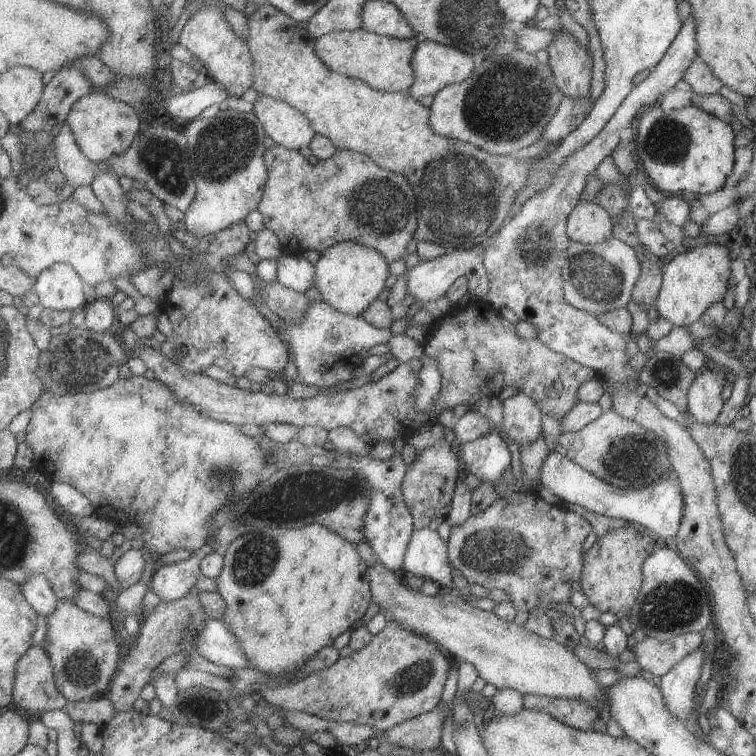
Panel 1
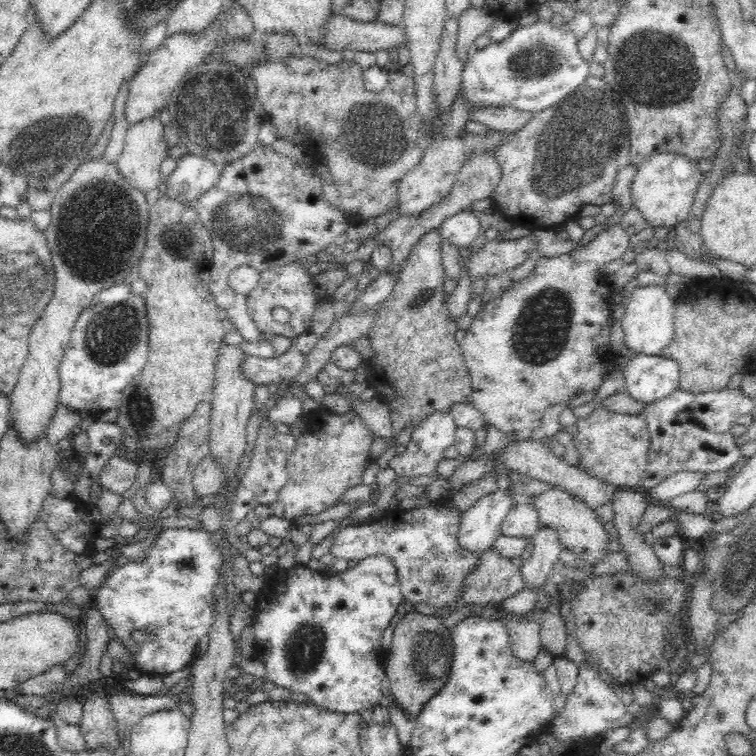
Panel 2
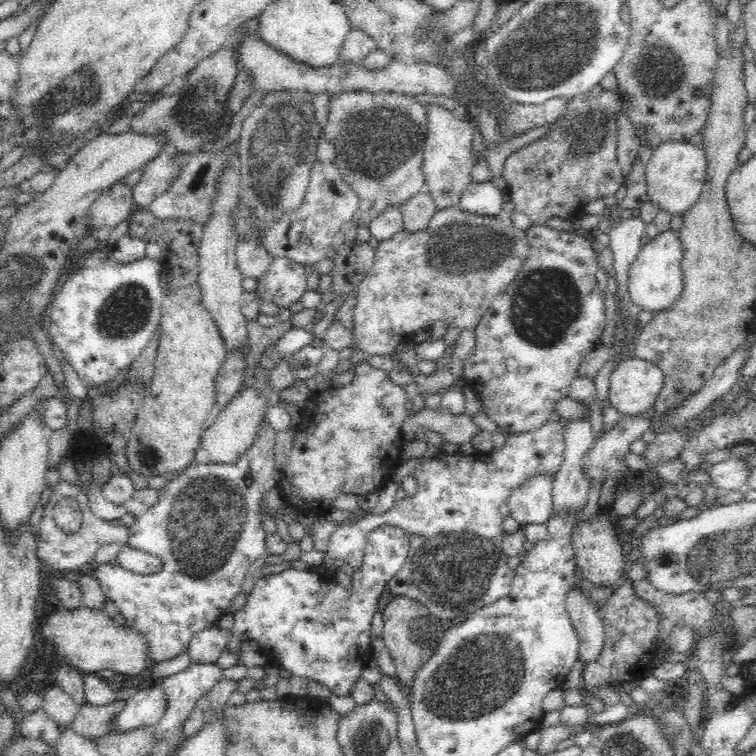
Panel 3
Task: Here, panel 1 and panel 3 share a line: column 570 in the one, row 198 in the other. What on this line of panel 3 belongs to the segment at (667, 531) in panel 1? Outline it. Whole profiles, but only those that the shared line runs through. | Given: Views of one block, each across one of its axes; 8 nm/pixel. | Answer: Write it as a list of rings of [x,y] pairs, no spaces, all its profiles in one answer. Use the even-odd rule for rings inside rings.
[[[472,181],[462,192],[459,207],[466,212],[482,216],[496,216],[502,213],[502,204],[505,202],[503,190],[498,189],[492,181]]]

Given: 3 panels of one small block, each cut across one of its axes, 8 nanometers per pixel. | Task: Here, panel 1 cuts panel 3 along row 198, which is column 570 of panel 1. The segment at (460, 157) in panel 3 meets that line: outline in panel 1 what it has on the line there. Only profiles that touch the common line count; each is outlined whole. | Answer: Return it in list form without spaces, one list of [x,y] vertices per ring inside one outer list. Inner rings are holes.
[[[611,408],[603,410],[595,420],[581,427],[581,430],[561,433],[557,436],[557,440],[551,446],[550,451],[568,458],[571,462],[583,468],[583,470],[594,474],[597,478],[620,489],[642,489],[653,483],[662,481],[666,477],[669,477],[672,472],[666,444],[654,432],[643,428],[635,421],[620,417]]]

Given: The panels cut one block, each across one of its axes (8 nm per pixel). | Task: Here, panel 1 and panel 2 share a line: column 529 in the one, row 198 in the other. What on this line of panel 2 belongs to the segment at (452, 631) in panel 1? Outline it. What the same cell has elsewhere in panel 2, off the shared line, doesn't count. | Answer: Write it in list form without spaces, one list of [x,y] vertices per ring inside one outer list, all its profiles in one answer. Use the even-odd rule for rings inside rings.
[[[654,153],[637,166],[630,190],[632,206],[638,208],[646,222],[653,227],[674,227],[679,222],[687,220],[702,175],[694,159],[678,153]]]

